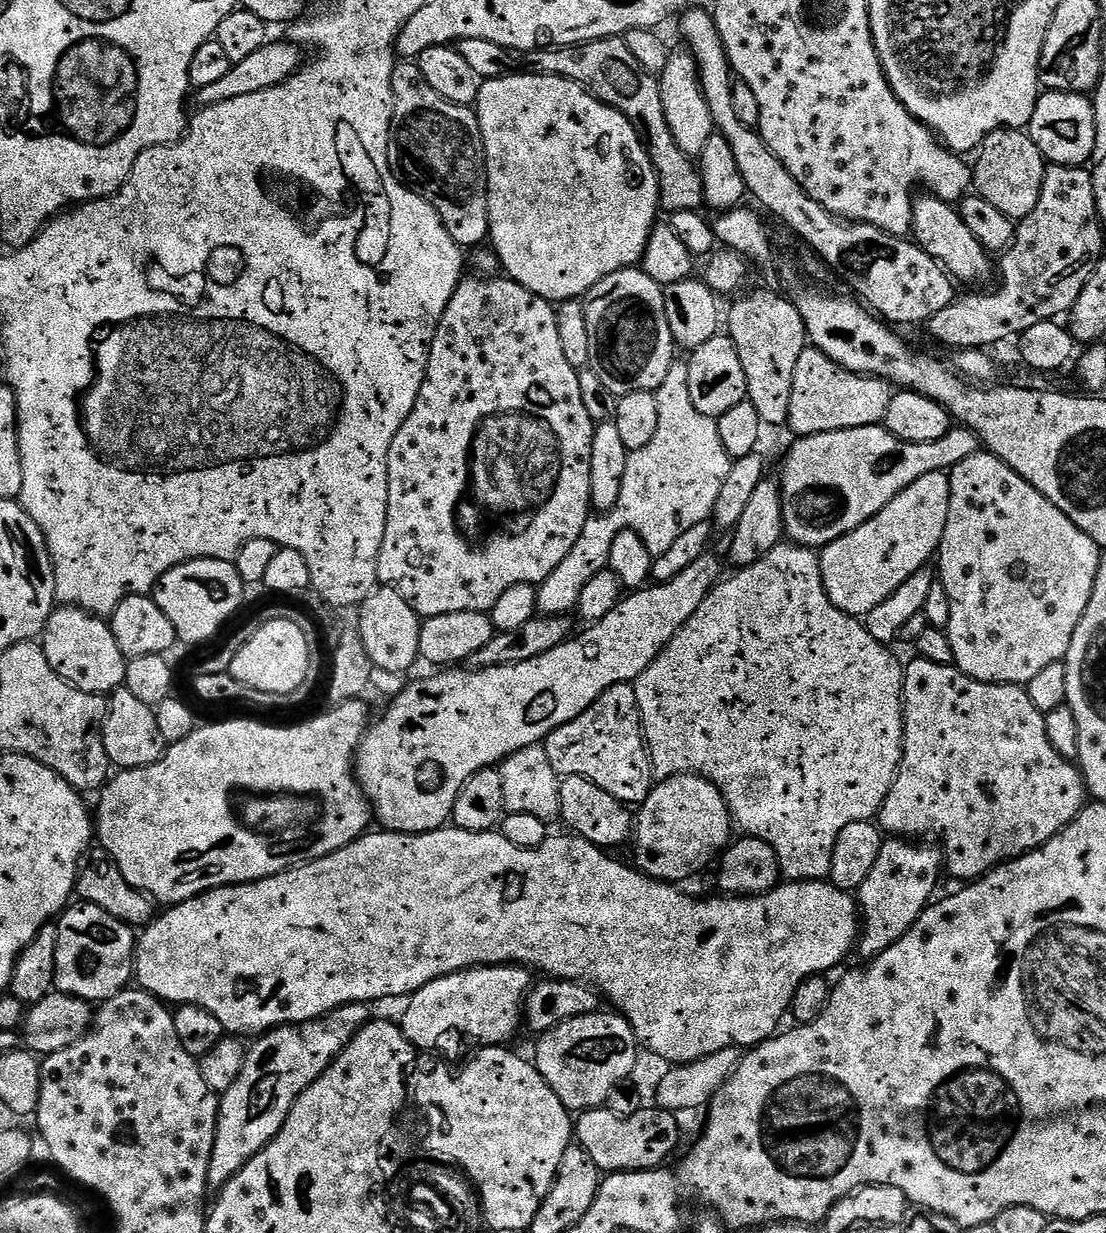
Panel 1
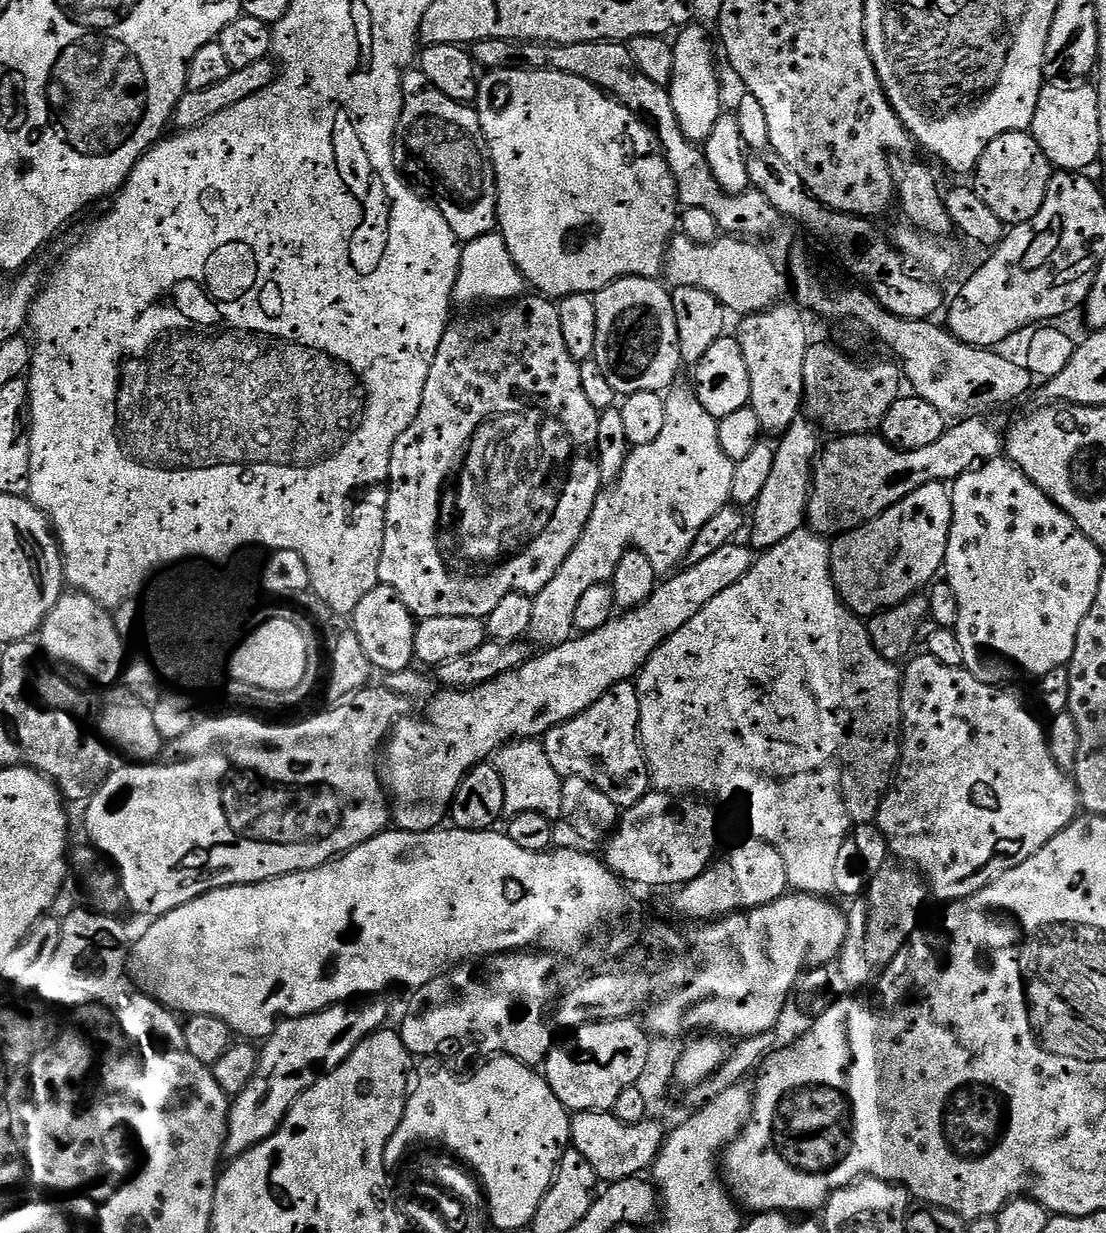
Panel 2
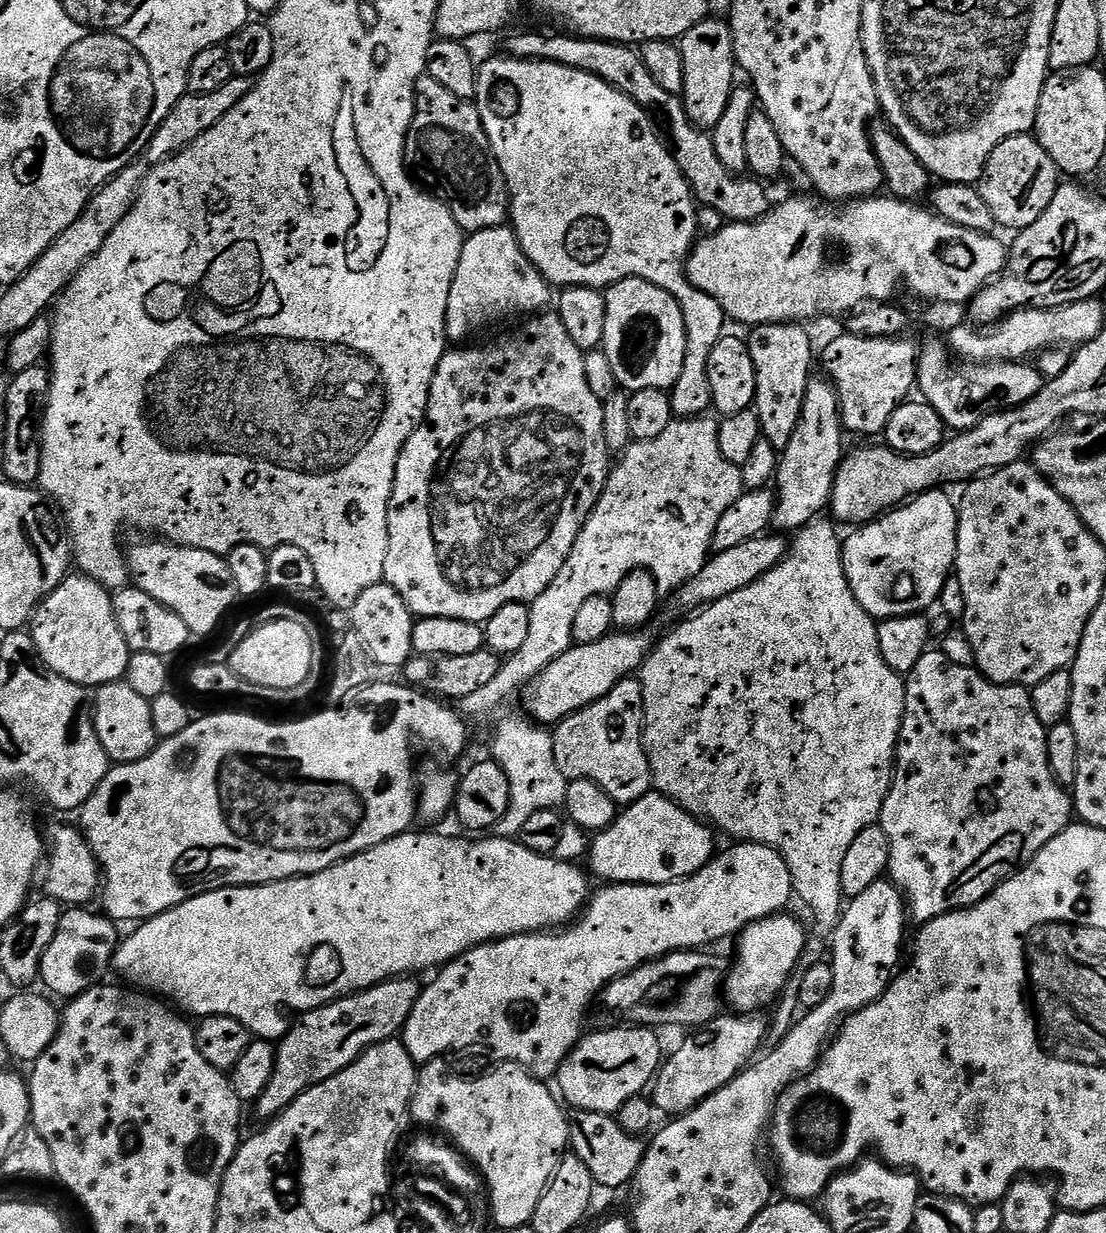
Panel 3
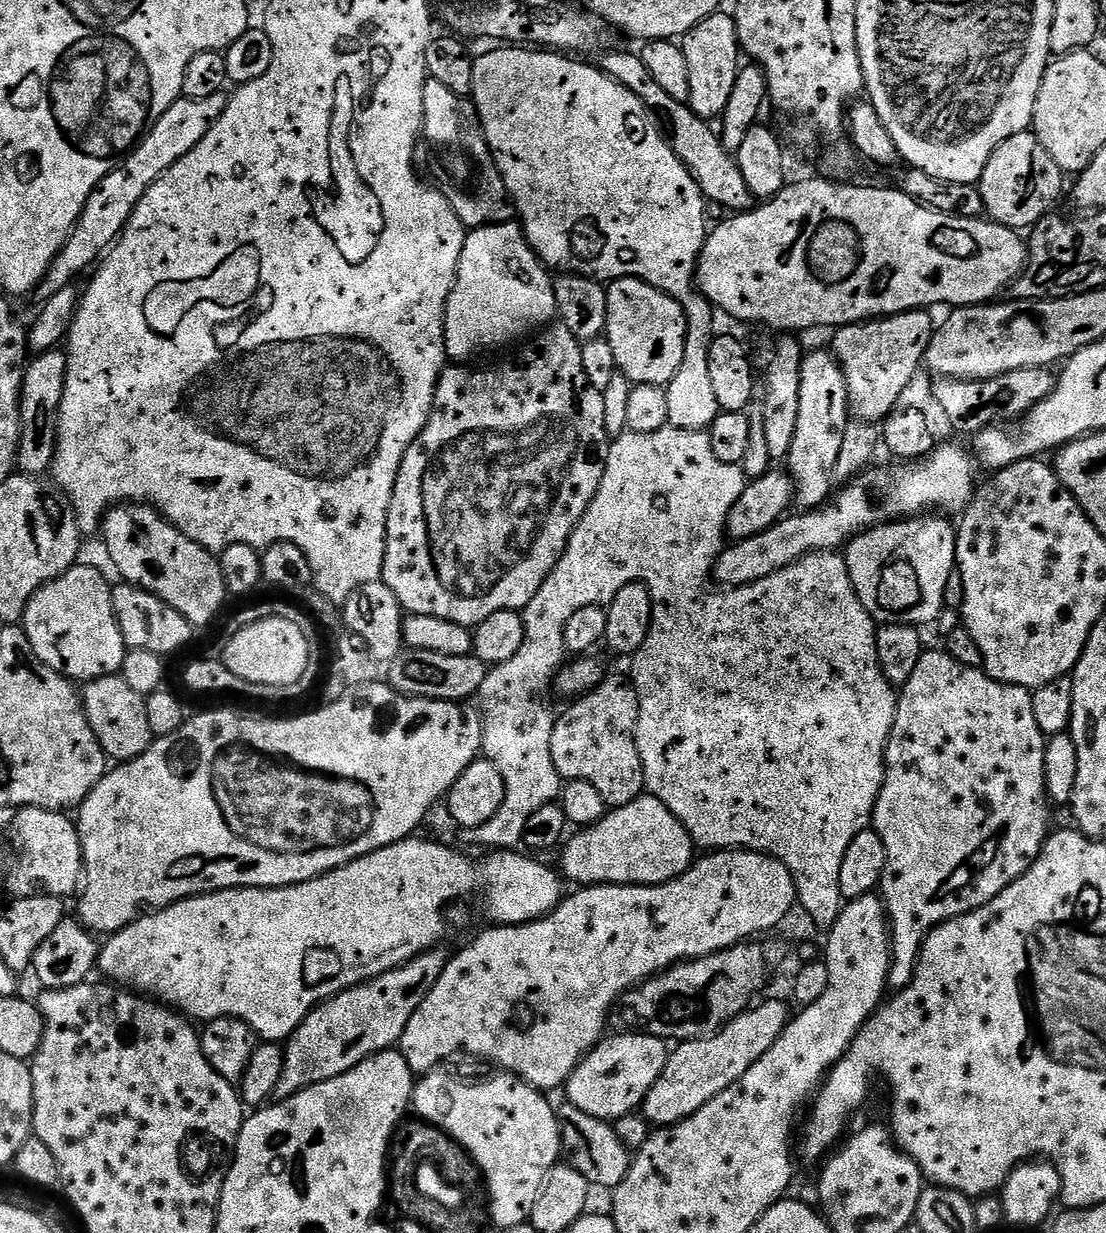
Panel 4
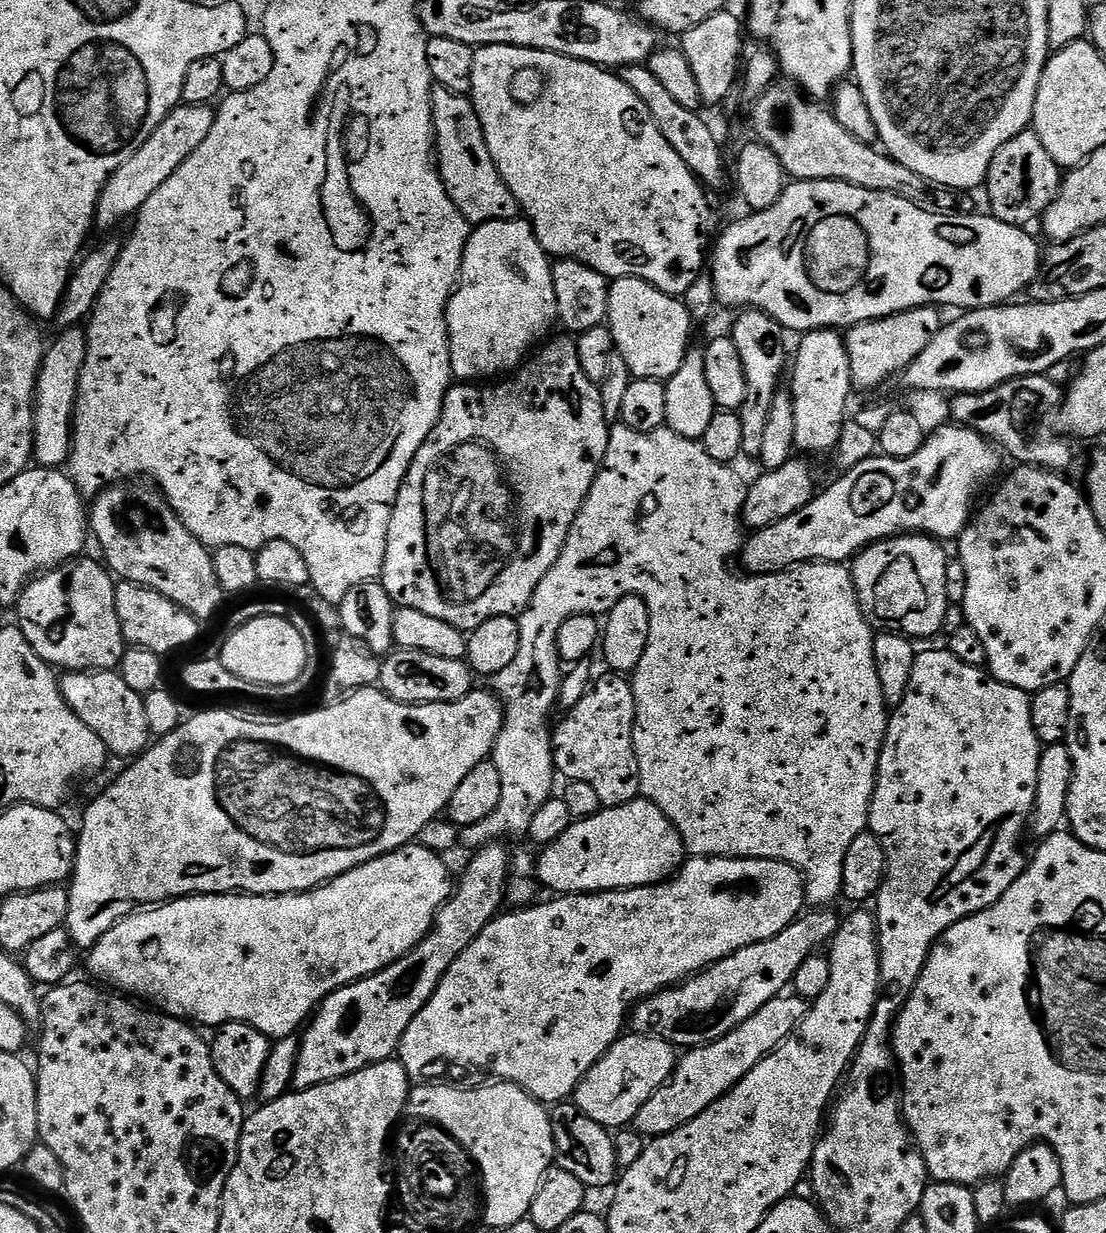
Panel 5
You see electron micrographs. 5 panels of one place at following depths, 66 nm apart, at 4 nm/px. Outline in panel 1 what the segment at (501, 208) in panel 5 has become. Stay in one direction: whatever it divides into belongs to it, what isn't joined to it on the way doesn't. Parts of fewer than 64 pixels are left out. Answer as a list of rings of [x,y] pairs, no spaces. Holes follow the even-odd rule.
[[[416,62],[397,63],[392,89],[396,103],[392,143],[399,175],[431,202],[456,244],[465,250],[475,249],[480,246],[475,244],[489,239],[490,230],[488,166],[475,111],[466,104],[446,102],[446,98],[426,82]]]

